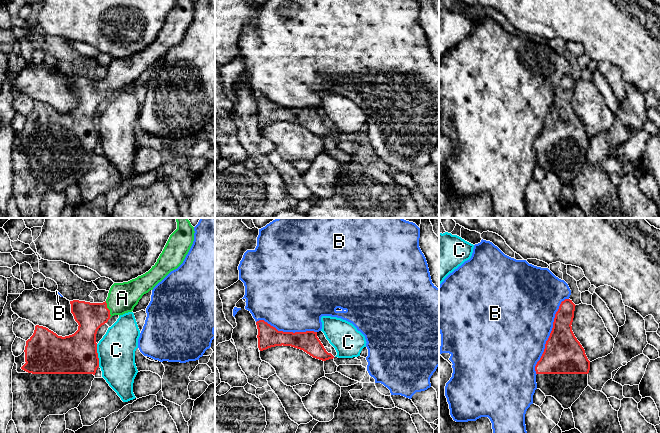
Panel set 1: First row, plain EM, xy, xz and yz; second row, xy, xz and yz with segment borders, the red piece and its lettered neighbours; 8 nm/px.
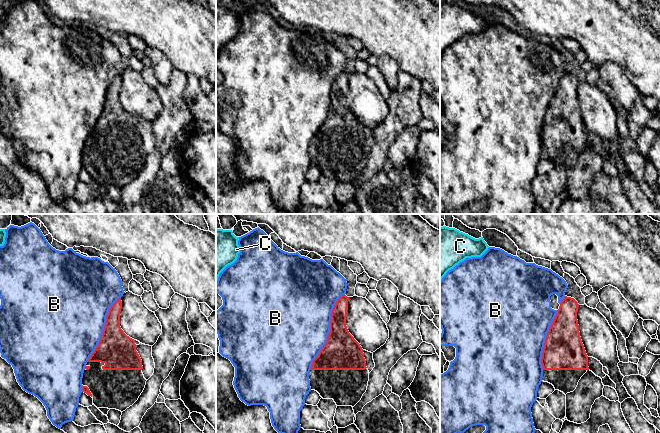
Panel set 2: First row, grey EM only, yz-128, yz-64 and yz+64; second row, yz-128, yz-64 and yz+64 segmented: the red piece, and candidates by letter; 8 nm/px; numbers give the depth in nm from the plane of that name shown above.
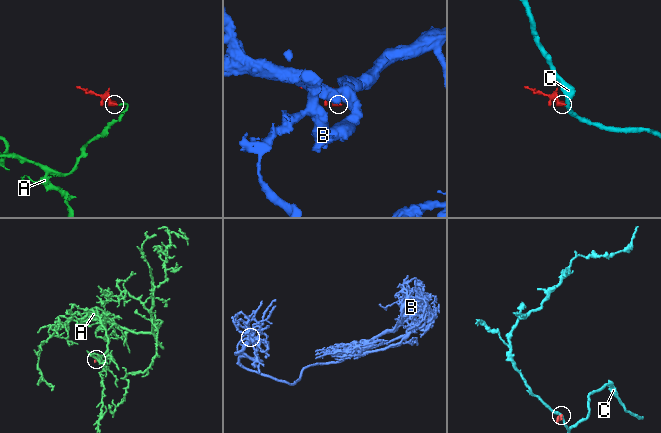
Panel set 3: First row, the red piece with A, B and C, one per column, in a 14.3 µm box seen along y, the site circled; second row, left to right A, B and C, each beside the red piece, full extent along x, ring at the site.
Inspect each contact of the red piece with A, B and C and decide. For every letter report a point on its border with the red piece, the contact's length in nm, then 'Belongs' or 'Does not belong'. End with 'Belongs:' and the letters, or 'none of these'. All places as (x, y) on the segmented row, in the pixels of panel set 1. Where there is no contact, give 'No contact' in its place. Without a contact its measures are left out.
A: Touches red at xy (108, 309). Shared border 140 nm. Belongs
B: Touches red at yz (550, 335). Shared border 650 nm. Does not belong
C: Touches red at xy (97, 355). Shared border 190 nm. Does not belong
Belongs: A

